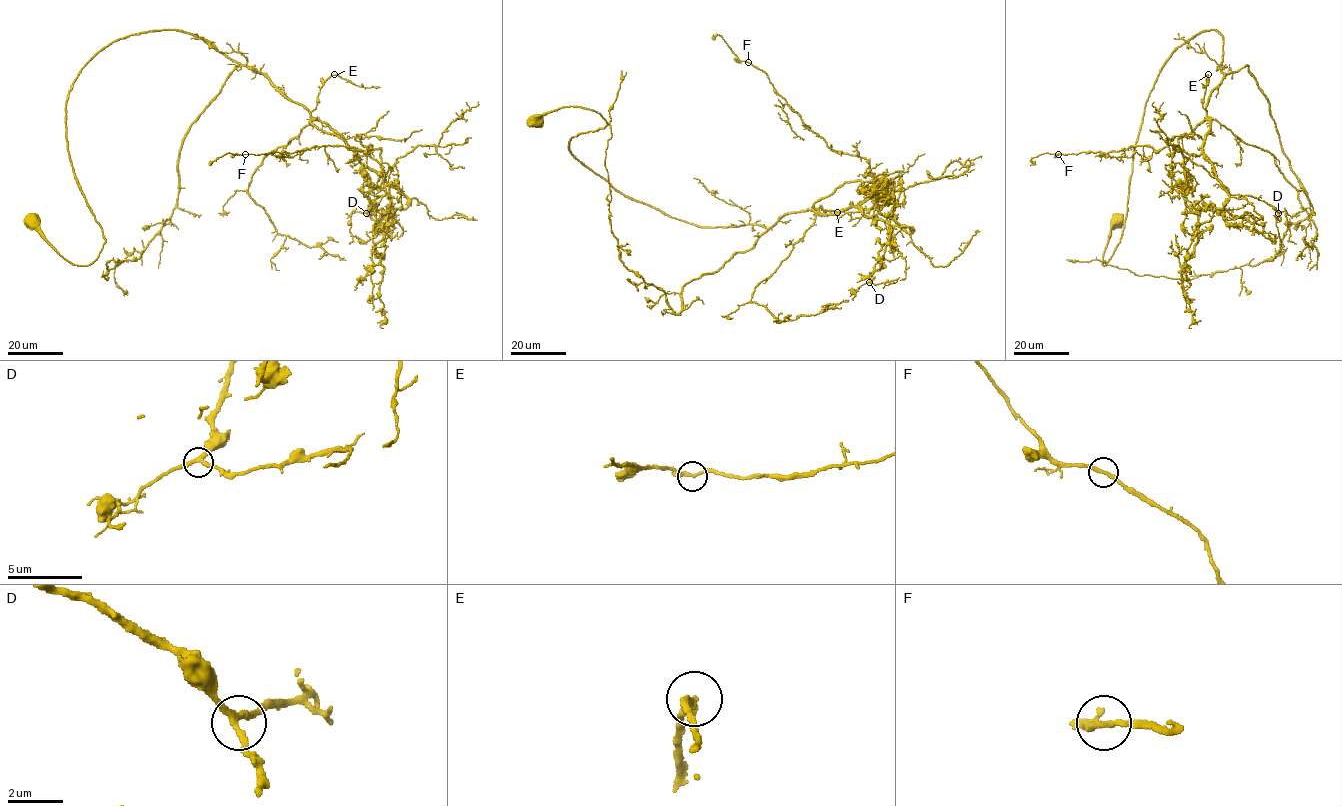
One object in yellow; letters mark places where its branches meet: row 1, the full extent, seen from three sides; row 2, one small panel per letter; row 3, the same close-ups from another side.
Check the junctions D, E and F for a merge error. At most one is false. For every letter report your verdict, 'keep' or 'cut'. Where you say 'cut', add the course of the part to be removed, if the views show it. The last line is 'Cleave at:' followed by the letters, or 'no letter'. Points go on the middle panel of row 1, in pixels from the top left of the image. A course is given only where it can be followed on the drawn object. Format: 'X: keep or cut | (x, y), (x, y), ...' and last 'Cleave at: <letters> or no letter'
D: keep
E: keep
F: keep
Cleave at: no letter

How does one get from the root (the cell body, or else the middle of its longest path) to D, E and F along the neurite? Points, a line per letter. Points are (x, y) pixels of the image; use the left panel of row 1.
D: (33, 219), (98, 257), (66, 102), (156, 30), (326, 122), (389, 185), (366, 213)
E: (33, 219), (75, 264), (105, 242), (72, 166), (66, 102), (118, 39), (206, 39), (310, 111), (334, 75)
F: (33, 219), (73, 264), (98, 257), (66, 102), (131, 34), (206, 39), (319, 129), (371, 145), (245, 154)

